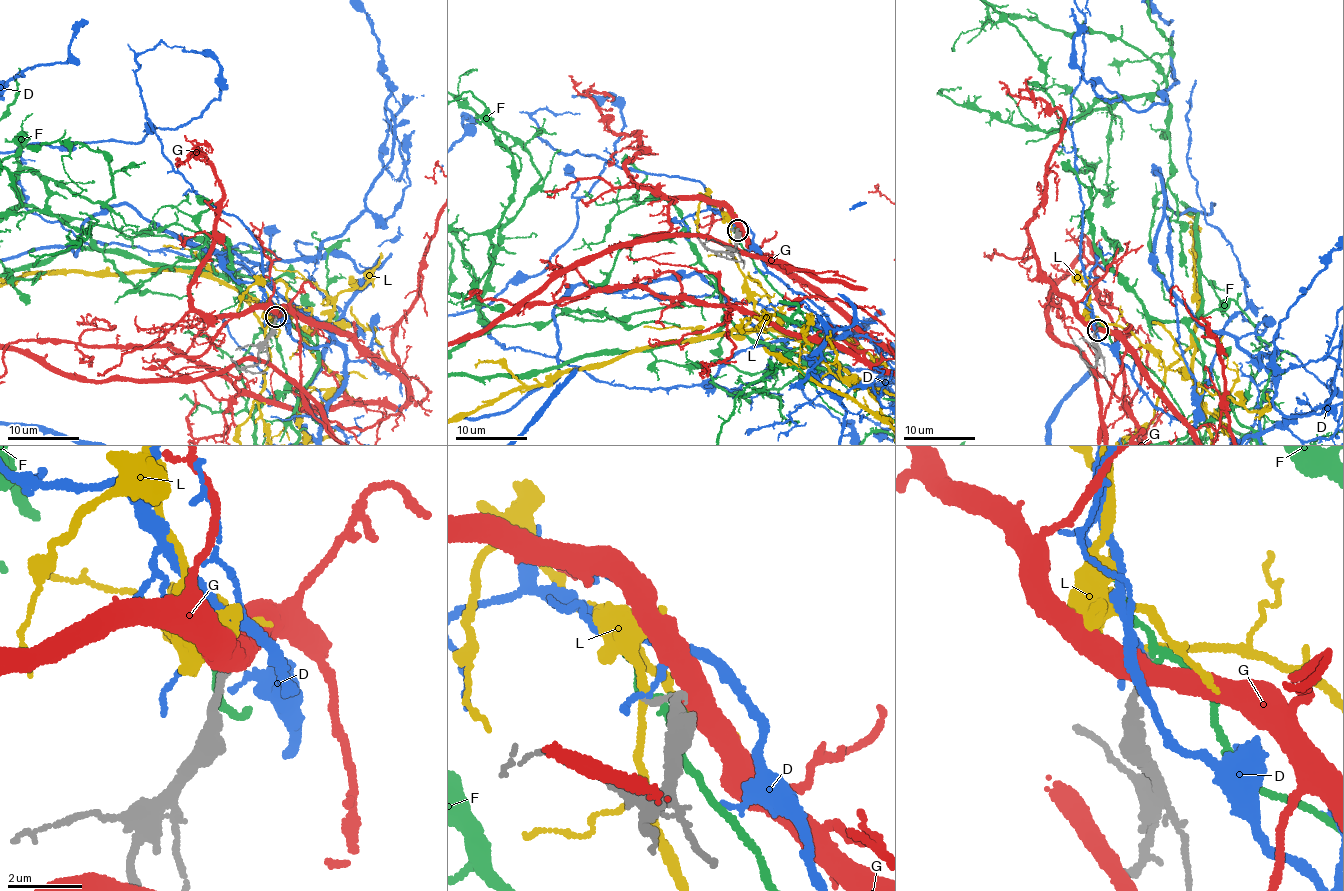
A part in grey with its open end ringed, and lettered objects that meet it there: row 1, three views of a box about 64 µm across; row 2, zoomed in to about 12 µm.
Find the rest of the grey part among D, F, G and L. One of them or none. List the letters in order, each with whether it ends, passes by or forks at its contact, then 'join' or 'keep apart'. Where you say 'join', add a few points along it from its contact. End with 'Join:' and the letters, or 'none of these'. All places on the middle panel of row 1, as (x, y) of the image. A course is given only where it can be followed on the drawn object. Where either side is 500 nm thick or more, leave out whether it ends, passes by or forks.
D: it passes by | keep apart
F: it passes by | keep apart
G: it passes by | join
L: it passes by | keep apart
Join: G

